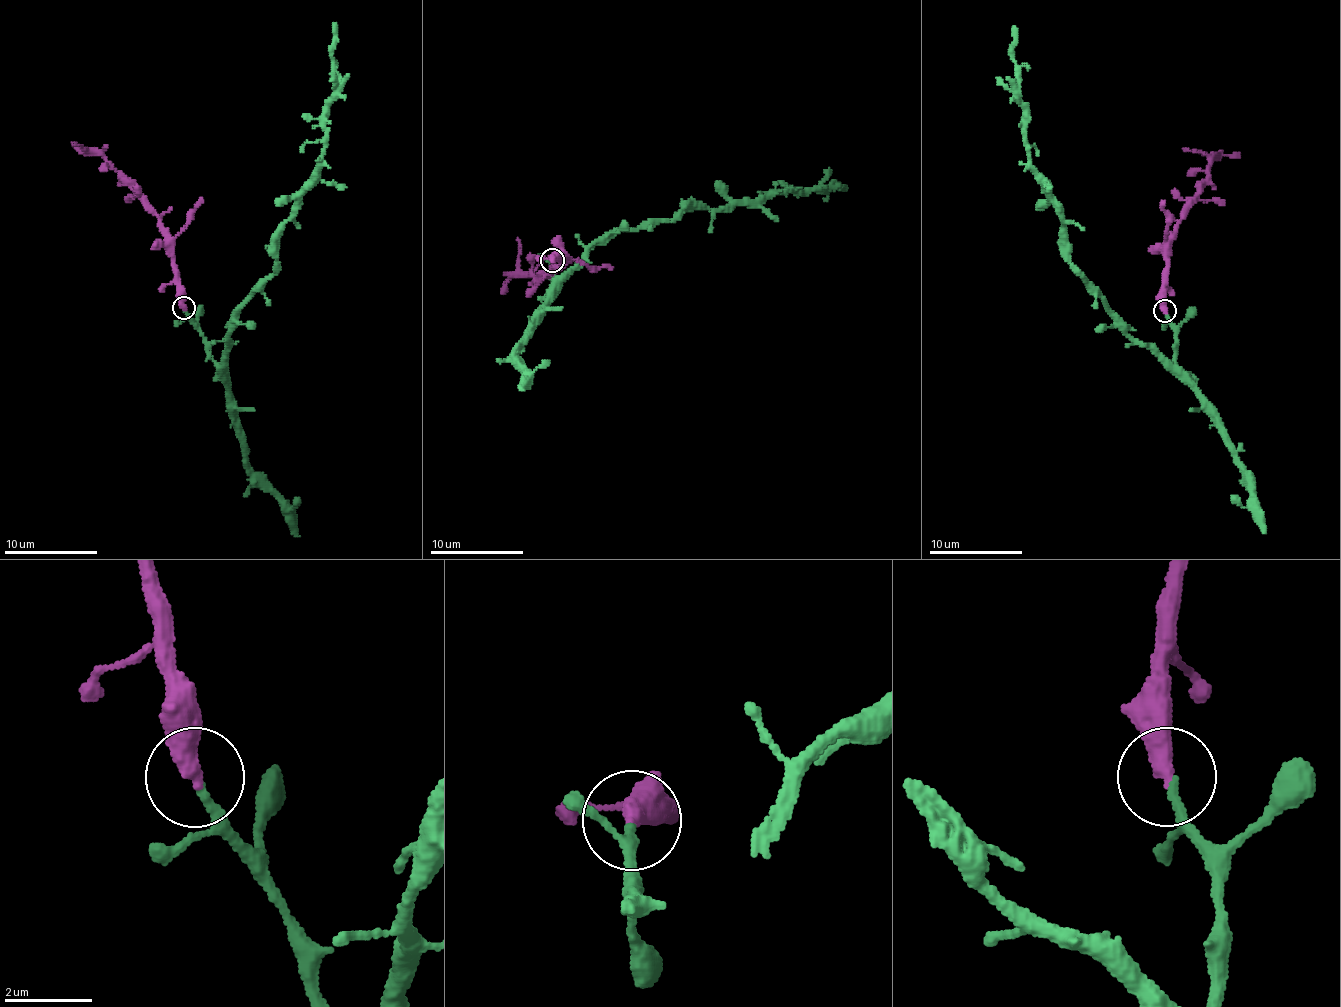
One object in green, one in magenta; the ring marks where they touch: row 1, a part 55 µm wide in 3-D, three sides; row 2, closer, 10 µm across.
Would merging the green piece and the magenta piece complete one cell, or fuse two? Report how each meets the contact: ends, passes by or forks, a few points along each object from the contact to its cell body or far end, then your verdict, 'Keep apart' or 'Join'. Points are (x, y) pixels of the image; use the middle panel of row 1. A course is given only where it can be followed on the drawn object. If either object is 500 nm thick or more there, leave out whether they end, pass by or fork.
At the ring green ends. At the ring magenta ends. Course of green: (552, 262), (550, 277), (556, 278), (618, 230), (650, 228), (689, 208), (751, 205), (773, 194), (845, 186). Course of magenta: (552, 259), (570, 259), (534, 278), (527, 276), (519, 267), (517, 237). Join

